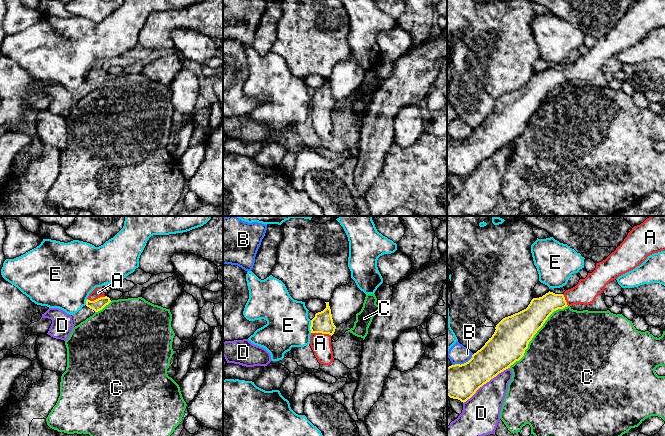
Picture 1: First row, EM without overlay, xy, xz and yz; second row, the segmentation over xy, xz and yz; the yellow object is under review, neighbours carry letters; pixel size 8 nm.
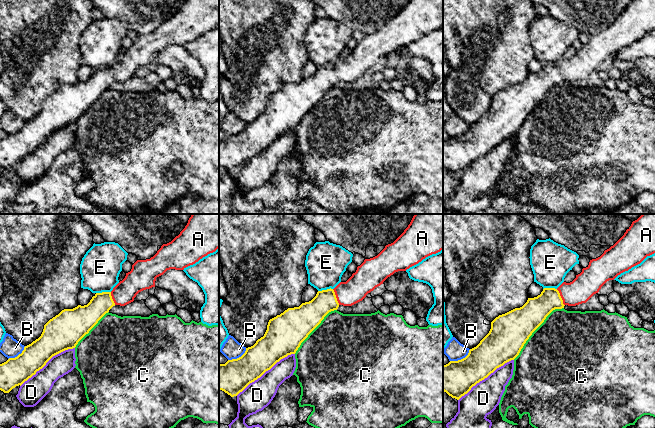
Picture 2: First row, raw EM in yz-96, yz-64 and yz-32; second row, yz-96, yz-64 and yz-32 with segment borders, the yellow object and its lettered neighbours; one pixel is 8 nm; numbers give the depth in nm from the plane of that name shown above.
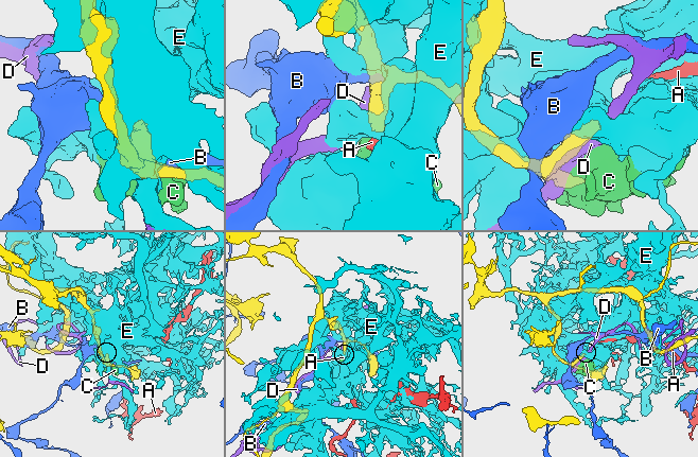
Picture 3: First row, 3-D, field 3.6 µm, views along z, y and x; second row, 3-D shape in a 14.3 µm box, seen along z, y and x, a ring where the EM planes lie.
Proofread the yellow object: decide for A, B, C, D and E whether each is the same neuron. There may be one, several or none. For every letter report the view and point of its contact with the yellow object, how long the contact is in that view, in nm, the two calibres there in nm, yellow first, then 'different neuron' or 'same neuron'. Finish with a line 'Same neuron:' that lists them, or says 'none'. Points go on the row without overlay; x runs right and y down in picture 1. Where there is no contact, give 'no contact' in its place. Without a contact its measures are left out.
A: xz (321, 108) | 170 nm | 160/160 nm | same neuron
B: yz (464, 139) | 200 nm | 280/160 nm | different neuron
C: yz (535, 109) | 700 nm | 300/500 nm | different neuron
D: yz (485, 159) | 460 nm | 280/300 nm | different neuron
E: xz (310, 102) | 100 nm | 160/340 nm | different neuron
Same neuron: A

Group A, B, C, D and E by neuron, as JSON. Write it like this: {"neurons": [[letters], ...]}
{"neurons": [["A"], ["B"], ["C"], ["D"], ["E"]]}

